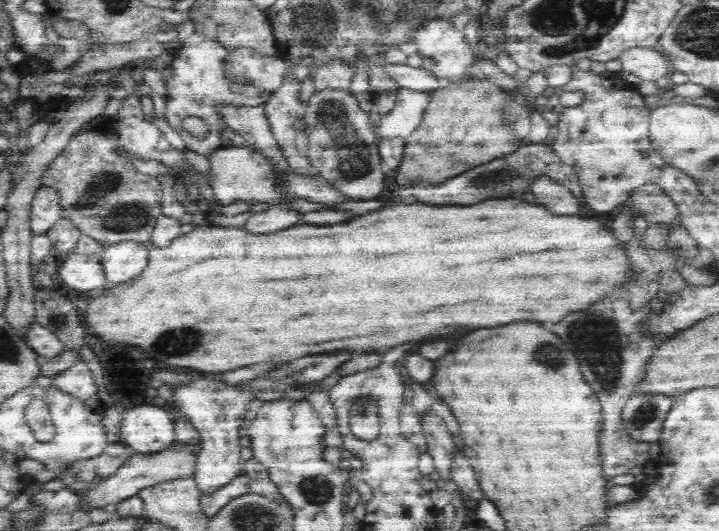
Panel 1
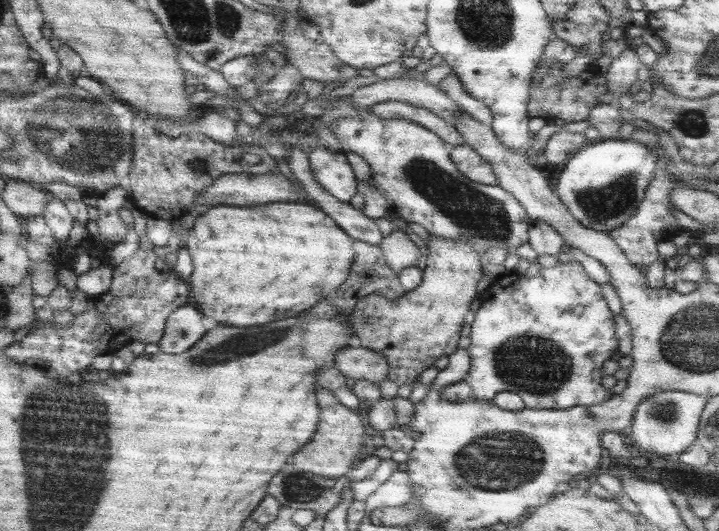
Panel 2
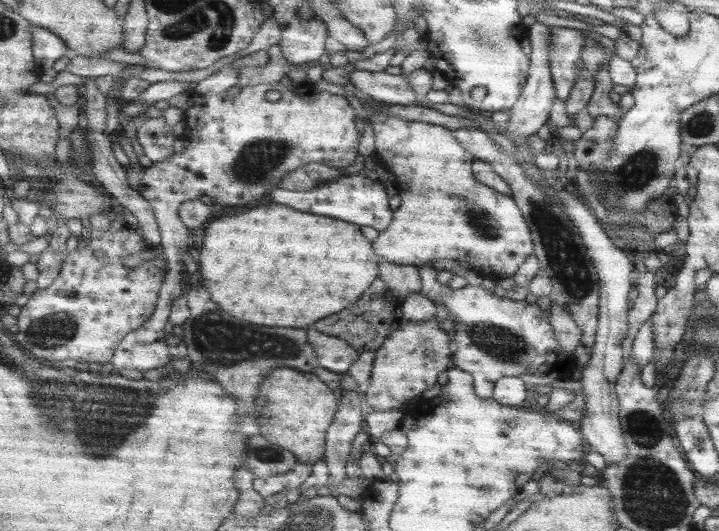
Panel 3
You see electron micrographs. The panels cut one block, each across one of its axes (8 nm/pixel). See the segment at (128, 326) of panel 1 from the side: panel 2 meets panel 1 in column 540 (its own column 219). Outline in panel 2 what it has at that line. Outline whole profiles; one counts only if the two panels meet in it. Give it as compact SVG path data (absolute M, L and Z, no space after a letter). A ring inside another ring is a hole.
M275 202L255 208L209 208L207 214L197 218L189 234L189 250L195 262L195 272L191 276L193 298L199 302L205 316L217 318L229 326L257 326L299 316L307 308L317 306L321 300L331 300L331 294L351 280L351 266L357 260L357 252L353 250L355 242L355 238L351 238L311 202Z

